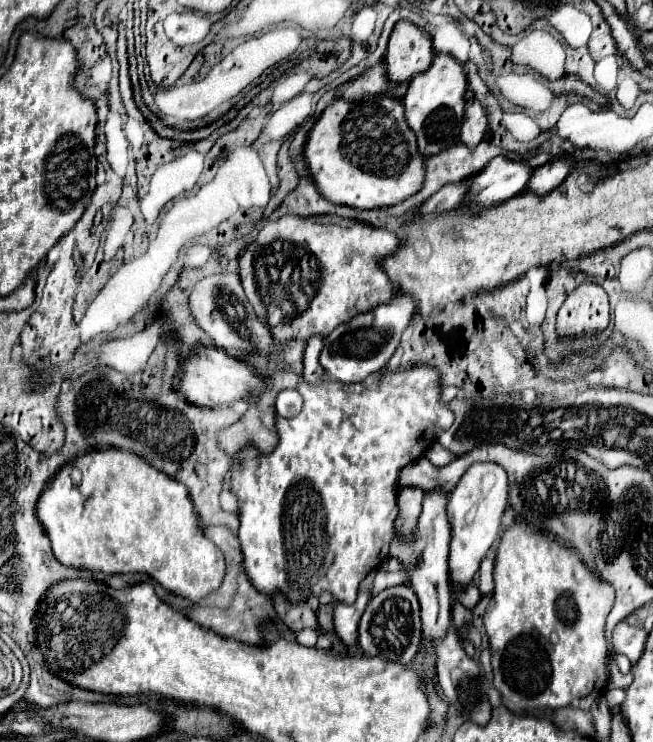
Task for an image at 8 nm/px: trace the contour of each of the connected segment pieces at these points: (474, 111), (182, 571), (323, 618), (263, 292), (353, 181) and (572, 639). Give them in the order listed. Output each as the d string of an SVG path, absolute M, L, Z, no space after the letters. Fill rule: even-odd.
M471 101L465 109L463 125L461 125L461 143L469 149L475 149L487 131L487 115L485 109L481 109L481 103Z
M97 449L77 457L73 463L67 463L43 491L37 503L37 517L51 539L55 557L67 567L103 571L109 575L147 573L167 591L195 603L217 591L223 583L225 555L205 537L187 487L151 467L135 453L121 449ZM71 467L77 467L83 473L83 481L79 485L73 485L71 481Z
M321 605L317 619L319 619L319 625L323 631L333 633L333 605Z
M287 215L277 221L267 221L261 227L259 237L239 257L243 289L257 317L271 329L277 341L307 341L313 335L325 339L337 325L347 323L353 315L369 311L369 307L375 307L377 303L385 303L391 299L395 287L387 273L381 269L381 263L389 255L397 253L399 245L399 233L381 227L371 227L361 221L337 217L327 223L327 217Z
M389 95L365 97L361 103L337 99L331 107L325 109L325 113L311 129L305 145L305 159L321 195L333 203L355 209L381 209L397 205L407 197L415 195L425 181L425 159L417 151L415 133L405 121L403 105Z
M523 521L509 527L499 543L495 559L495 591L483 623L491 641L493 685L503 695L503 705L517 713L539 713L543 709L561 709L567 705L589 711L605 695L609 647L605 637L605 619L613 607L615 589L595 575L579 555L550 539L533 533Z

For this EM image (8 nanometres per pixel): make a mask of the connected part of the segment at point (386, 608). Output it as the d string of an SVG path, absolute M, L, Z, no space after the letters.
M397 585L371 597L361 623L359 623L359 645L367 655L383 655L389 661L401 661L409 665L417 655L421 643L421 619L419 601L409 585Z

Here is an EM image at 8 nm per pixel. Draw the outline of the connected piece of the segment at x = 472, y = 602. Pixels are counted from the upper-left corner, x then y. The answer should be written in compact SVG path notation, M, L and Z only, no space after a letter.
M465 589L465 593L461 595L461 603L467 607L467 609L473 609L481 599L481 593L479 589Z

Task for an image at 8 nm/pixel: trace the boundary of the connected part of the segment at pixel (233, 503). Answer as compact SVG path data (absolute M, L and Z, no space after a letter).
M225 485L221 491L221 507L225 507L225 511L237 511L239 509L237 495L231 491L229 485Z

